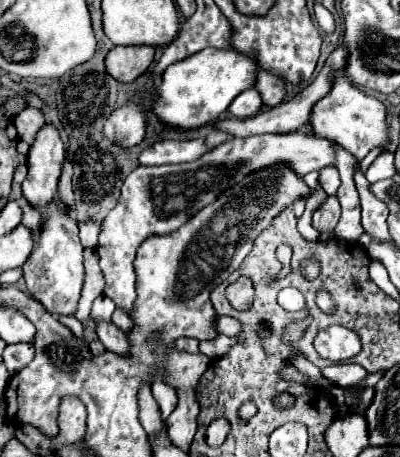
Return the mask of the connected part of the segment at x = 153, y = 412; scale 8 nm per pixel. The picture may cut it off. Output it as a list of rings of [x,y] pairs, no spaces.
[[[143,382],[139,388],[139,420],[149,438],[157,436],[157,432],[161,432],[161,428],[165,428],[161,414],[159,414],[159,406],[151,394],[149,382]]]

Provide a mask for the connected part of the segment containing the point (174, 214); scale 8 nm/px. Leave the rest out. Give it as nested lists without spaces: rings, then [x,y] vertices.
[[[297,130],[297,132],[285,132],[285,134],[259,134],[259,136],[247,136],[247,138],[231,138],[231,140],[223,142],[221,146],[213,148],[211,152],[203,154],[199,160],[187,162],[187,164],[135,168],[127,176],[127,180],[121,188],[121,198],[119,198],[117,206],[107,214],[107,218],[101,224],[97,254],[101,258],[101,270],[105,276],[105,292],[103,294],[109,296],[117,308],[125,310],[127,316],[133,316],[133,304],[137,300],[137,292],[135,292],[137,278],[135,278],[133,260],[135,260],[137,248],[149,236],[161,236],[161,234],[175,232],[175,228],[181,228],[183,224],[187,224],[189,218],[193,218],[199,212],[199,208],[205,208],[205,204],[213,204],[213,200],[217,200],[217,196],[221,192],[225,192],[225,188],[231,188],[233,184],[237,184],[237,180],[243,180],[243,176],[249,176],[249,172],[257,172],[257,168],[271,168],[271,164],[289,164],[289,168],[293,168],[293,172],[297,172],[297,176],[305,176],[311,170],[319,170],[327,164],[335,164],[335,154],[327,140],[313,138],[313,136]]]

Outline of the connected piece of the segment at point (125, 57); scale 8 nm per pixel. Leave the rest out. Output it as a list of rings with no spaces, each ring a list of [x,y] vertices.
[[[113,46],[105,56],[107,72],[119,82],[133,82],[153,64],[151,46]]]

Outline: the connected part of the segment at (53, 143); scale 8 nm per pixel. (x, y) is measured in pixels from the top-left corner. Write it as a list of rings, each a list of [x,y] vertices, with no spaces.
[[[43,124],[27,154],[27,178],[23,196],[29,204],[43,208],[57,192],[61,164],[65,160],[65,144],[53,124]]]

